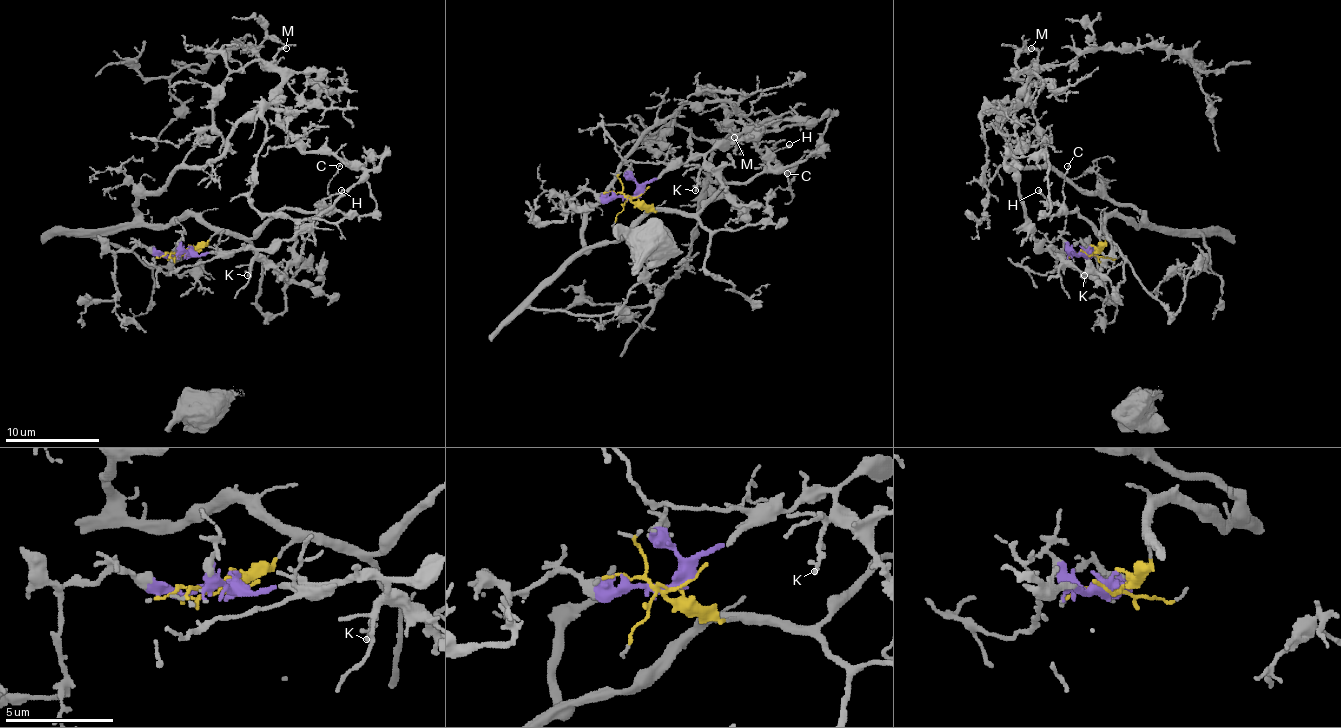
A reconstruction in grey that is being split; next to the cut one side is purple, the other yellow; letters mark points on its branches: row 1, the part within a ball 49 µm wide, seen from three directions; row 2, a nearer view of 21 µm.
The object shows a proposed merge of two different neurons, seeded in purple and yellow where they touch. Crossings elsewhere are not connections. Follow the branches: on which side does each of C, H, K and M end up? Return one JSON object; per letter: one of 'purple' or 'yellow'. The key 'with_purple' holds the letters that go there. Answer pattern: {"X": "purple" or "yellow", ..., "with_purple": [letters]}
{"C": "yellow", "H": "yellow", "K": "purple", "M": "purple", "with_purple": ["K", "M"]}

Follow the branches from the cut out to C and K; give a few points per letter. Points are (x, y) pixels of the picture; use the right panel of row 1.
C: (1091, 252), (1106, 233), (1108, 236), (1103, 238), (1077, 208), (1073, 212), (1065, 210), (1063, 182), (1068, 165)
K: (1091, 252), (1077, 255), (1049, 250), (1054, 257), (1073, 264), (1084, 276)

